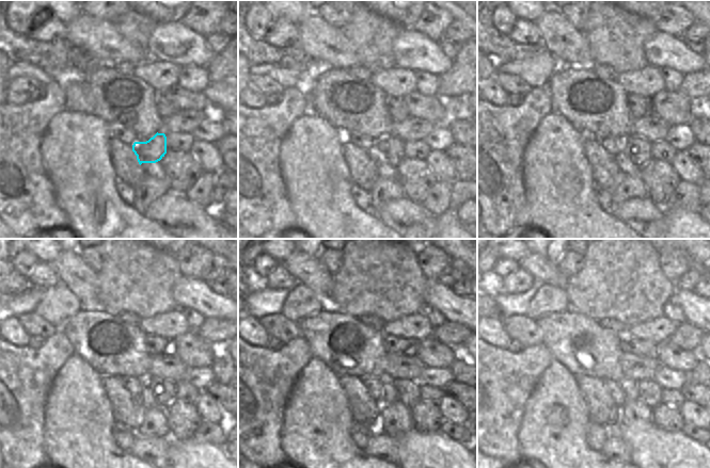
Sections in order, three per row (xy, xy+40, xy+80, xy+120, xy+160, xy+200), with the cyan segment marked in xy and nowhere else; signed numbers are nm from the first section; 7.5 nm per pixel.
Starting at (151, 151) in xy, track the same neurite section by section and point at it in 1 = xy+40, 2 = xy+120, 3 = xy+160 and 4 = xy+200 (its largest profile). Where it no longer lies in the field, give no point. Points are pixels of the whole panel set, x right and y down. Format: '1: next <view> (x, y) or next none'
1: next xy+40 (396, 148)
2: next xy+120 (163, 389)
3: next xy+160 (408, 391)
4: next xy+200 (649, 391)

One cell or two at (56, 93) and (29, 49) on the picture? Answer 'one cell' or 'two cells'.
two cells

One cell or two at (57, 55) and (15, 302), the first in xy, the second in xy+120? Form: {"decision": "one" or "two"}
{"decision": "two"}

